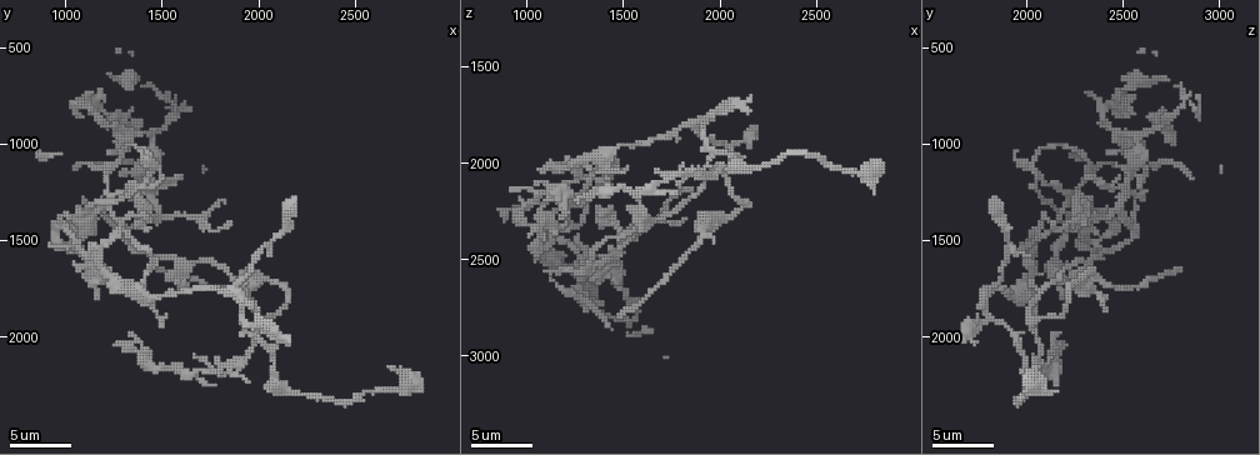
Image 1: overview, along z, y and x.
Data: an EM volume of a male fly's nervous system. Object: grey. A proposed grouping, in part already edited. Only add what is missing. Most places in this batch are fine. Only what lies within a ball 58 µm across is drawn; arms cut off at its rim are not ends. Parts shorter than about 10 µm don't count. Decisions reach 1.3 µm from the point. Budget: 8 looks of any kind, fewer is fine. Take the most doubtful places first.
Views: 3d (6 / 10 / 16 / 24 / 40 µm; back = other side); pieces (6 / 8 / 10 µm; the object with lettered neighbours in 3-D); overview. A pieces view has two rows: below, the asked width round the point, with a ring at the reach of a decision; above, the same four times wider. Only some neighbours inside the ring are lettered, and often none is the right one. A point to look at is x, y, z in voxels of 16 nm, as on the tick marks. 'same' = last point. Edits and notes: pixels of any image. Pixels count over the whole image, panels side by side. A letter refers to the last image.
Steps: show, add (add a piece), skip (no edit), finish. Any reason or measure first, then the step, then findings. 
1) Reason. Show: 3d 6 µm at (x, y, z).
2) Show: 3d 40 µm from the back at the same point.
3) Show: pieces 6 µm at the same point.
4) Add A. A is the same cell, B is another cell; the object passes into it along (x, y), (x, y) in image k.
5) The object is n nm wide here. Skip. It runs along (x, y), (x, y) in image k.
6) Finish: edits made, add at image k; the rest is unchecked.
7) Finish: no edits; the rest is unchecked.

Free end. Show: 3d 10 µm at (1580, 1170, 2310).

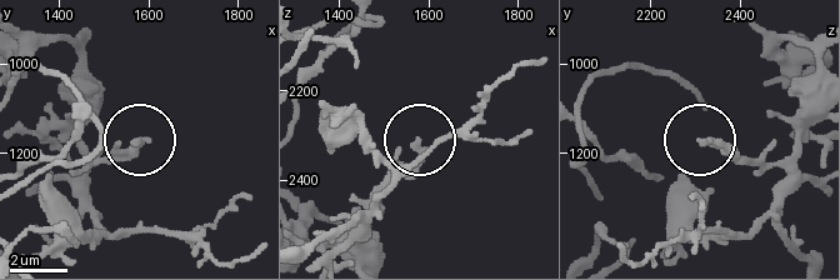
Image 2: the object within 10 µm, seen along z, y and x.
Show: pieces 8 µm at (1575, 1180, 2320).

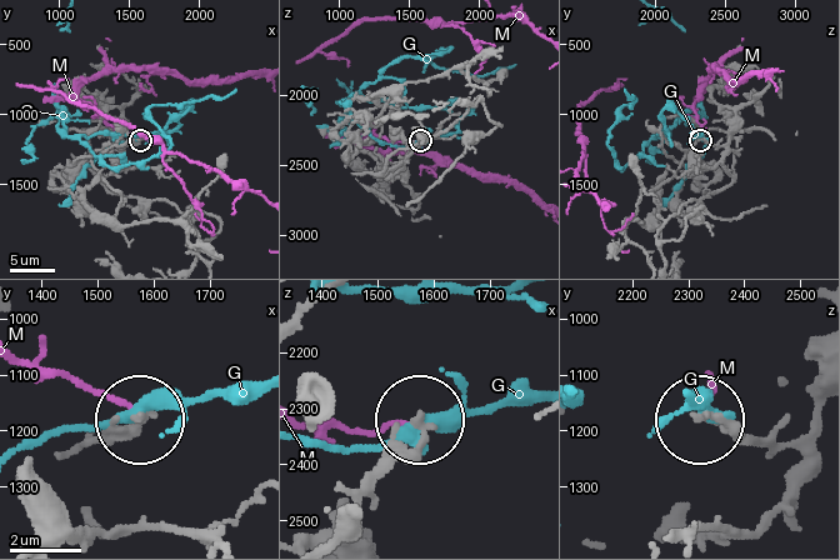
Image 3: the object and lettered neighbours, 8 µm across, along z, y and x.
Skip. G and M are other cells; it runs along (354, 519), (416, 424) in image 3; no lettered piece goes on from it.

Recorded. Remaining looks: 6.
Free end. Show: 3d 6 µm at (2160, 2020, 1680).

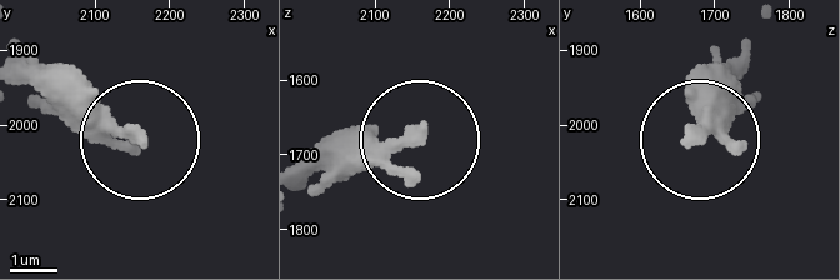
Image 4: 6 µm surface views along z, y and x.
Show: pieces 10 µm at (2160, 2020, 1670).

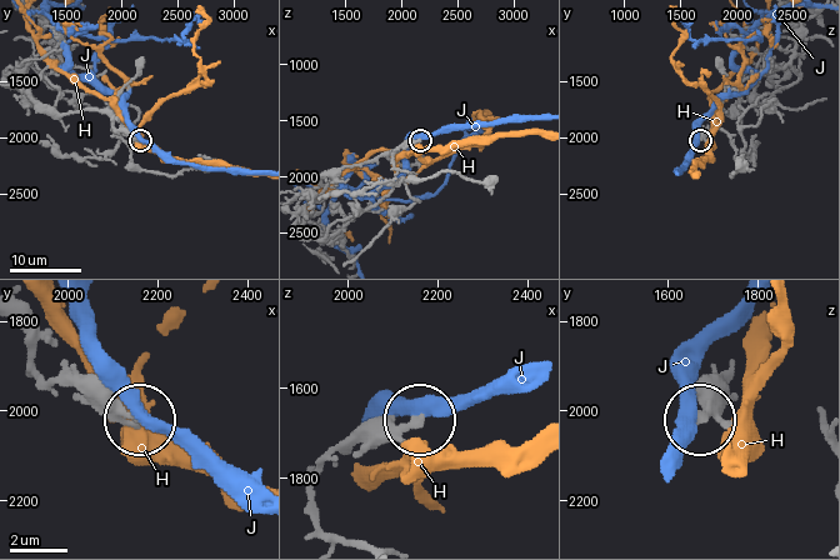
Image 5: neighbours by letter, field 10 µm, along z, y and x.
Skip. H and J are other cells; it runs along (325, 533), (313, 504), (320, 468), (418, 420) in image 5; no lettered piece goes on from it.

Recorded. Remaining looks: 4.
End of a long branch. Show: 3d 10 µm at (2690, 2150, 2050).

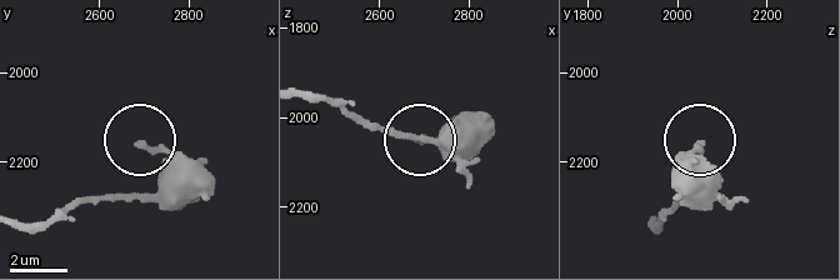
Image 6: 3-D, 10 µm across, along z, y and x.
Show: pieces 10 µm at the same point.

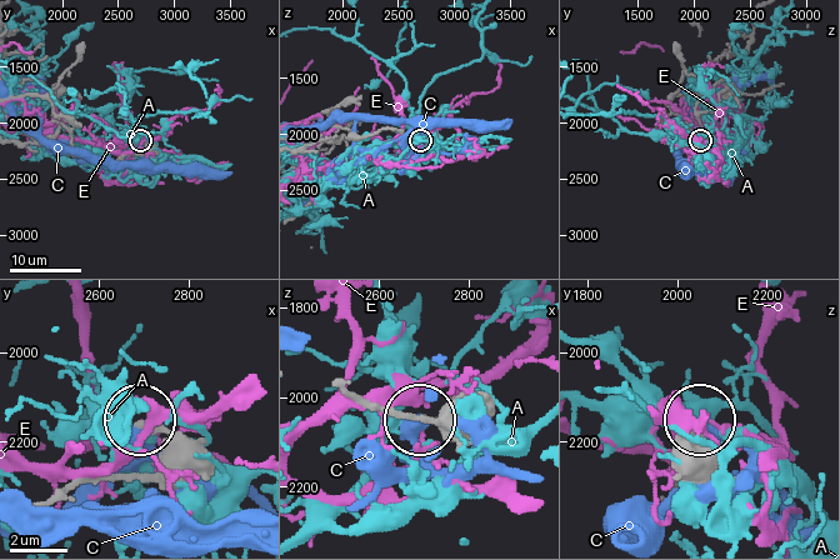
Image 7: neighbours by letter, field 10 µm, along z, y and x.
Skip. A, C and E are other cells; none of them fits.

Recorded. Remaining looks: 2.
Free end. Show: pieces 6 µm at (1930, 1720, 2030).

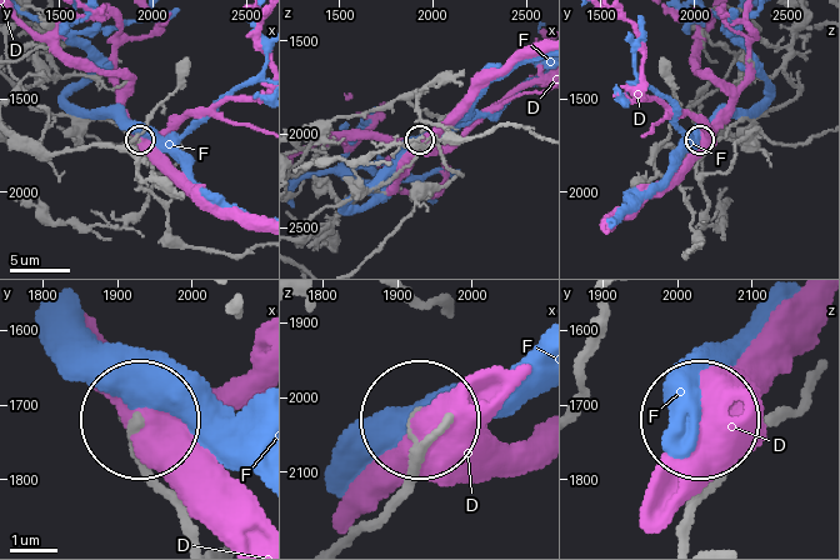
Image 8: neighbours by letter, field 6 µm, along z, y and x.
Skip. D and F are other cells; it runs along (181, 526), (134, 426) in image 8; no lettered piece goes on from it.

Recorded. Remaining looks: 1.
Finish: no edits; the rest is unchecked.

